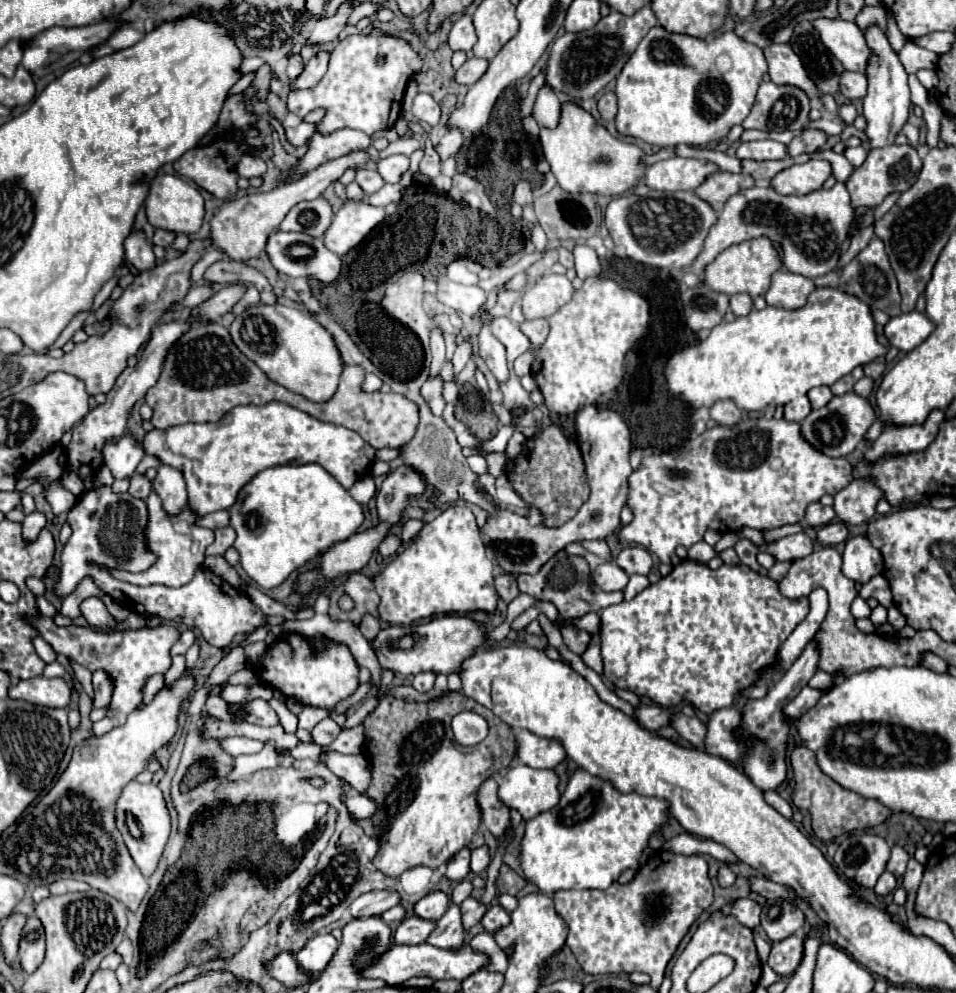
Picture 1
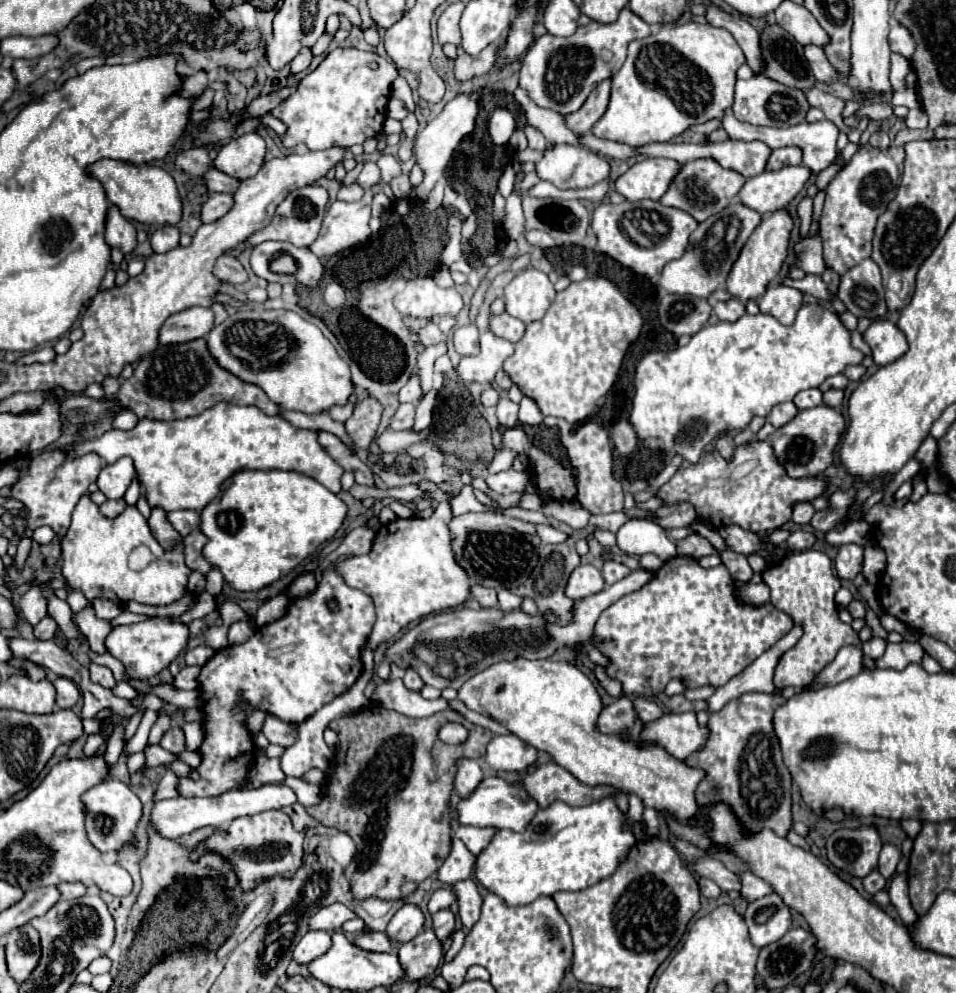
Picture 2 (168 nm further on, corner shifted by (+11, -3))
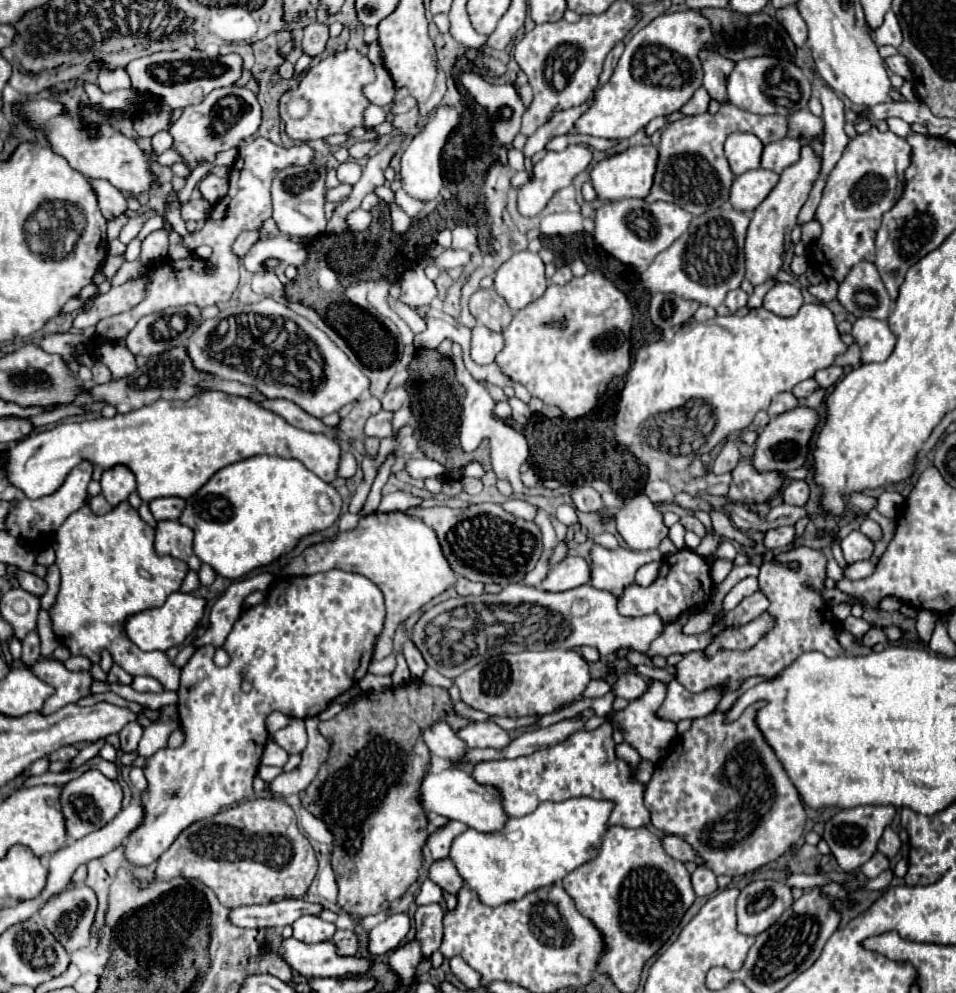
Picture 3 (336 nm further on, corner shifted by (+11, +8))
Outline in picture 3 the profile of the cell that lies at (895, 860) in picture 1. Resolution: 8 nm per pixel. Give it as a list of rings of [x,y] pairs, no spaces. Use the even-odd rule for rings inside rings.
[[[888,826],[886,830],[884,830],[884,834],[882,834],[882,838],[880,838],[880,842],[878,842],[878,850],[882,852],[882,854],[886,854],[888,858],[892,858],[898,850],[900,850],[900,838],[898,838],[898,834]]]

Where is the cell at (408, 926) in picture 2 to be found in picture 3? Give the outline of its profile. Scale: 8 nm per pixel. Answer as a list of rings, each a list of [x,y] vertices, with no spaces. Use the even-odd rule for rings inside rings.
[[[392,914],[378,926],[374,926],[368,932],[368,954],[380,956],[386,952],[392,952],[400,946],[400,942],[406,938],[410,930],[410,918],[408,914]]]

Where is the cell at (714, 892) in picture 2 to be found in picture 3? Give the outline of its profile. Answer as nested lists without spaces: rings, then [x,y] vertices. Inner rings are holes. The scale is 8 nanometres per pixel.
[[[698,866],[692,872],[692,888],[694,888],[696,896],[710,896],[710,894],[714,894],[718,890],[714,872],[710,868],[706,868],[706,866]]]

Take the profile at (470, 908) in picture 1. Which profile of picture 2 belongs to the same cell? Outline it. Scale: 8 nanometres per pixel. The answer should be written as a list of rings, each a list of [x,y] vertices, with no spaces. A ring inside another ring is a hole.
[[[444,909],[444,911],[438,911],[432,919],[434,919],[432,927],[434,927],[438,939],[446,941],[454,933],[454,929],[456,929],[456,917],[454,917],[454,913],[450,909]]]

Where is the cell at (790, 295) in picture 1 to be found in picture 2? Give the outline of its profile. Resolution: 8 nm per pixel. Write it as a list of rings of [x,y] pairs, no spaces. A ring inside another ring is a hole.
[[[770,283],[766,287],[766,293],[758,301],[758,307],[762,313],[776,317],[784,325],[794,323],[800,305],[802,305],[802,293],[782,283]]]

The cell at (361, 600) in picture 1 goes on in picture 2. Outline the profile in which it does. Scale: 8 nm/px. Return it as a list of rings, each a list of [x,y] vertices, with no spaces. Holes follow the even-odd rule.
[[[330,569],[330,571],[322,573],[322,581],[314,593],[310,593],[306,597],[290,599],[288,613],[282,619],[268,623],[264,627],[258,627],[256,633],[242,645],[230,645],[226,649],[220,649],[202,667],[202,673],[198,677],[198,683],[202,687],[202,699],[204,699],[202,709],[206,713],[206,721],[204,721],[206,737],[198,749],[202,755],[202,763],[198,767],[200,779],[198,781],[178,779],[180,781],[180,795],[182,797],[220,795],[224,791],[236,789],[238,783],[244,781],[246,769],[254,757],[252,755],[254,743],[252,743],[252,735],[244,727],[244,715],[232,715],[230,713],[238,693],[242,695],[244,701],[256,705],[258,709],[262,709],[262,711],[266,711],[266,713],[270,713],[270,715],[274,715],[286,723],[302,723],[312,713],[316,713],[324,703],[330,703],[334,697],[348,691],[352,687],[352,683],[360,677],[360,671],[362,671],[360,651],[362,651],[362,647],[364,647],[364,643],[372,631],[374,619],[376,619],[376,615],[374,615],[372,599],[366,593],[362,593],[354,587],[348,587],[346,581],[342,579],[342,575],[334,569]],[[328,599],[338,601],[336,613],[332,613],[326,607]]]

